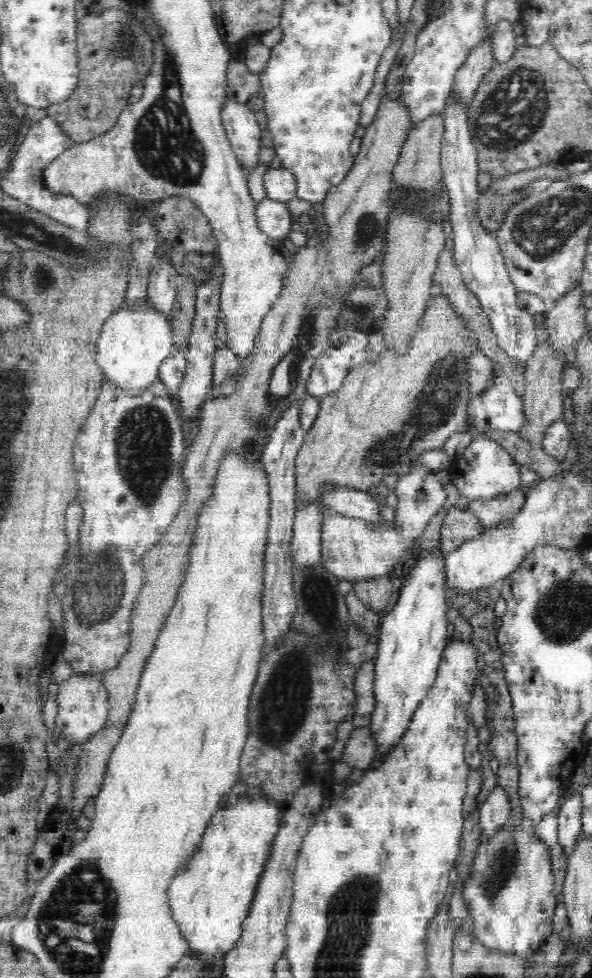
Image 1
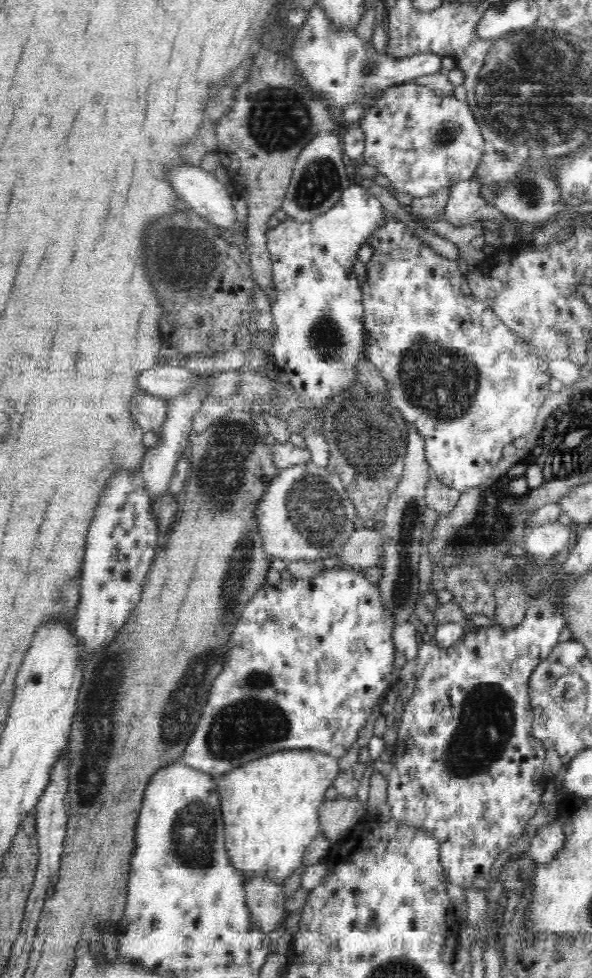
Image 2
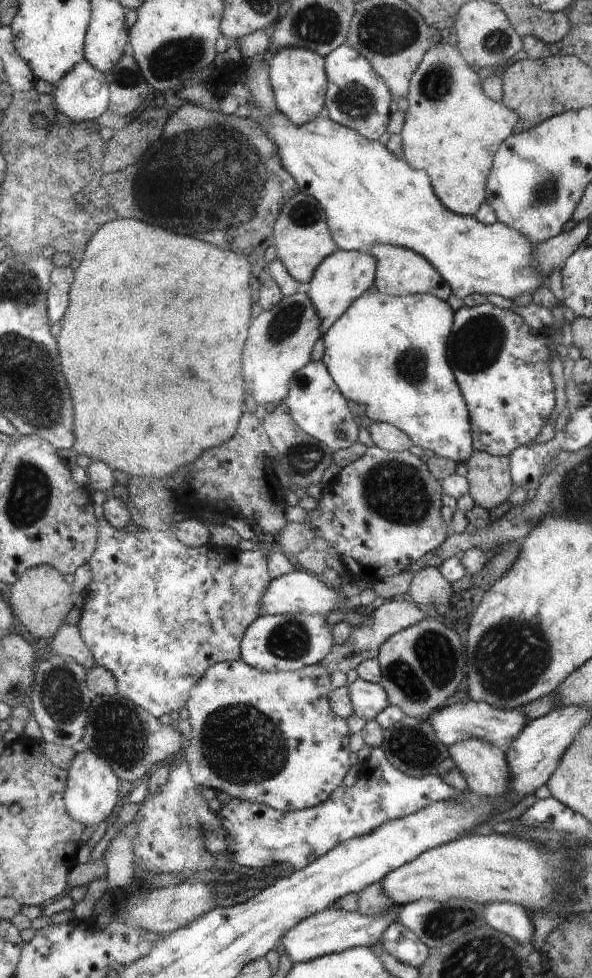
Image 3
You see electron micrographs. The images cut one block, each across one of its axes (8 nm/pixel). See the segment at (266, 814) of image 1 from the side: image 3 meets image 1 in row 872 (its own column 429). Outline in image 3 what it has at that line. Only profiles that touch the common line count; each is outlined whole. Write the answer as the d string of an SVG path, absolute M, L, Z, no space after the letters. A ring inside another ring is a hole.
M254 102L249 103L253 110L250 118L258 121L278 145L283 167L295 177L300 192L316 197L323 205L328 228L340 250L368 253L370 247L377 244L412 249L435 265L459 299L478 292L515 300L523 292L532 294L538 287L548 284L536 260L536 248L527 236L498 221L485 225L475 216L467 217L452 212L439 199L425 170L412 168L404 159L398 160L380 142L370 142L356 129L338 124L328 116L319 116L310 123L297 125L282 111L265 117L254 106Z

